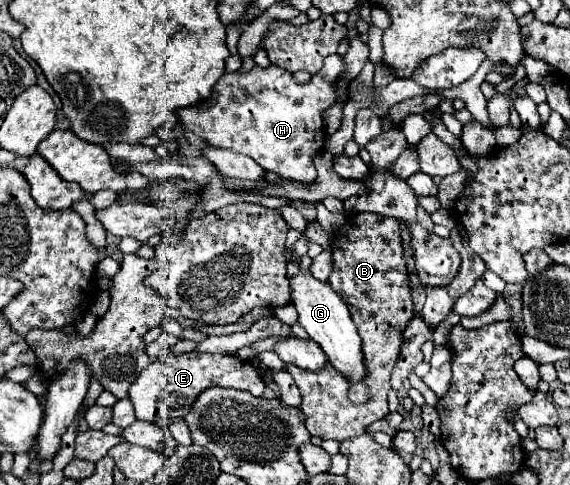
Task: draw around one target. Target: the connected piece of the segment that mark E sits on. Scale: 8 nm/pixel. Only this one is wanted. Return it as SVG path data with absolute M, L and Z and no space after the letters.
M185 353L179 357L171 357L167 363L153 361L147 369L139 373L135 383L129 387L129 399L135 409L135 417L139 421L157 423L159 421L159 407L167 405L169 409L179 407L179 417L191 409L197 395L213 385L233 387L241 391L249 391L251 395L261 395L263 381L261 375L253 369L249 361L241 361L233 355L207 355L207 353Z

